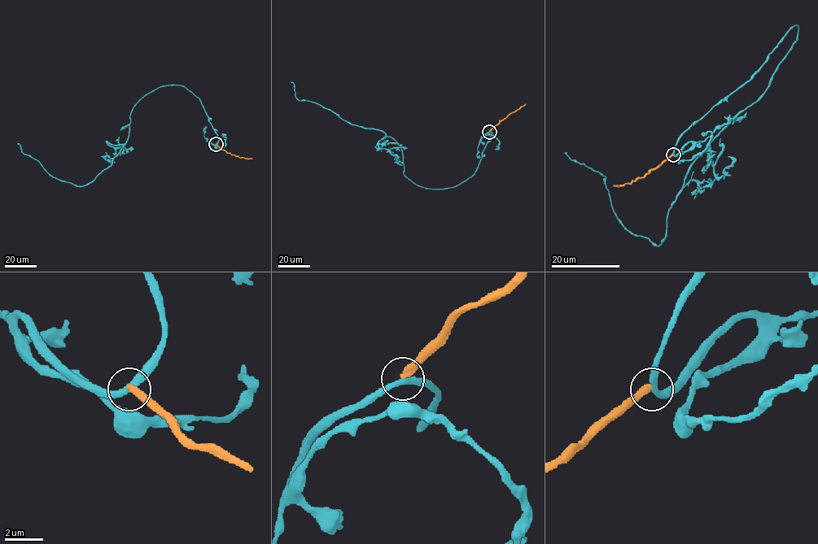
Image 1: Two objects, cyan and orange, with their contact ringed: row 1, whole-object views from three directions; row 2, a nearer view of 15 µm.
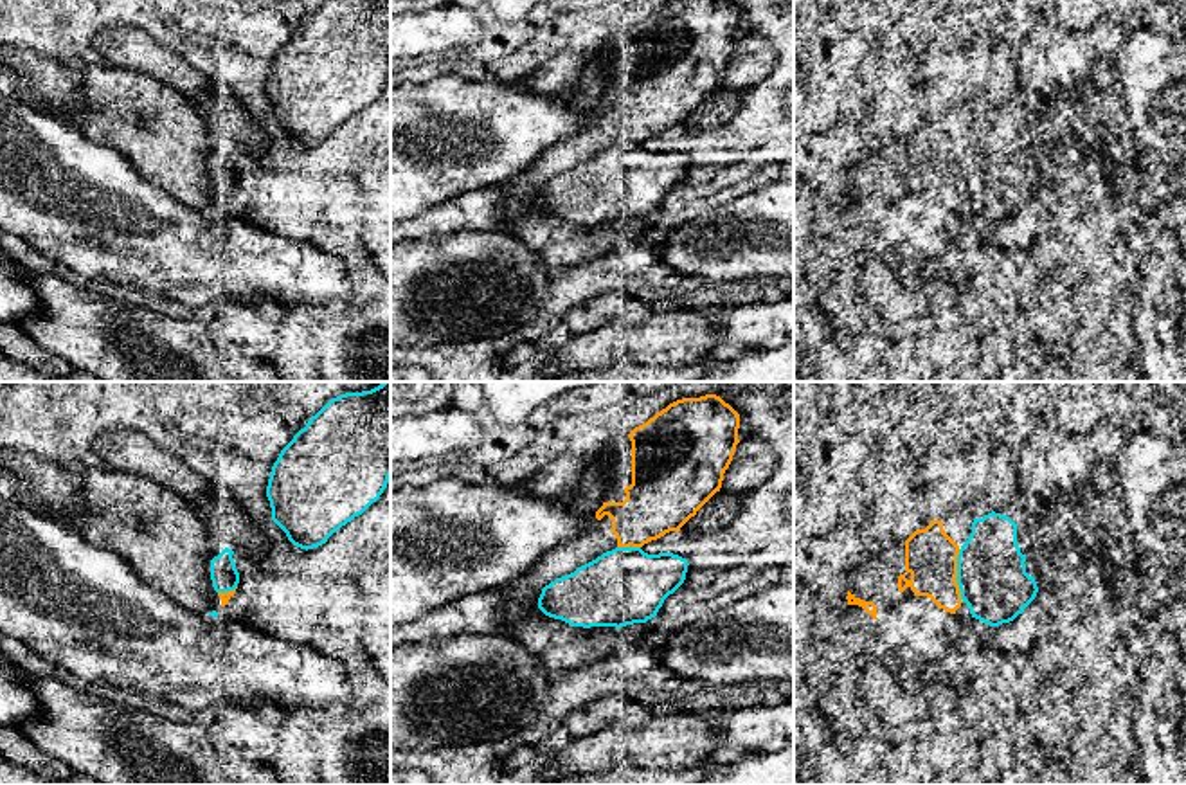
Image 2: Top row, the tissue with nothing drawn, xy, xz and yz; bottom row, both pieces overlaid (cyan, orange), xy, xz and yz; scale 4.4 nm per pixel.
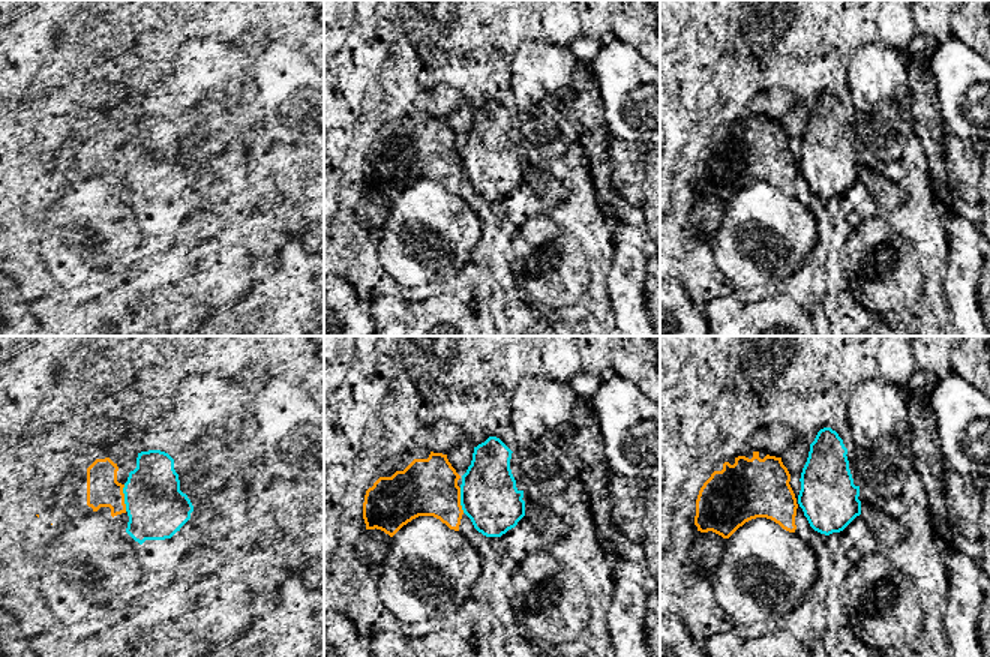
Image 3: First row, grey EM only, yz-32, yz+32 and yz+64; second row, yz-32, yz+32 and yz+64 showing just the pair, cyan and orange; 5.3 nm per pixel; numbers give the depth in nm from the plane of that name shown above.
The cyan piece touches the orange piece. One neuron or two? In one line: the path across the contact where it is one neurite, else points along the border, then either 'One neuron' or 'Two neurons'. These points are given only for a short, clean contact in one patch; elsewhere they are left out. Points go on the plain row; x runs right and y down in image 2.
Two neurons

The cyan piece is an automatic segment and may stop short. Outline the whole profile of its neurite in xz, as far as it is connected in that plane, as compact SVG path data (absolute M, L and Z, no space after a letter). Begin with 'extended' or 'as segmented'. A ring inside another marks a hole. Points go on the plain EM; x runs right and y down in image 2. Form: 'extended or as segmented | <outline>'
as segmented | M615 144L542 185L538 205L572 223L626 223L655 214L664 196L686 176L687 157L673 149L648 151L641 144Z

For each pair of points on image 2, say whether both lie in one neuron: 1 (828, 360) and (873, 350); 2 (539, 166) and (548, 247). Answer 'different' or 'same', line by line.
1: different
2: same

